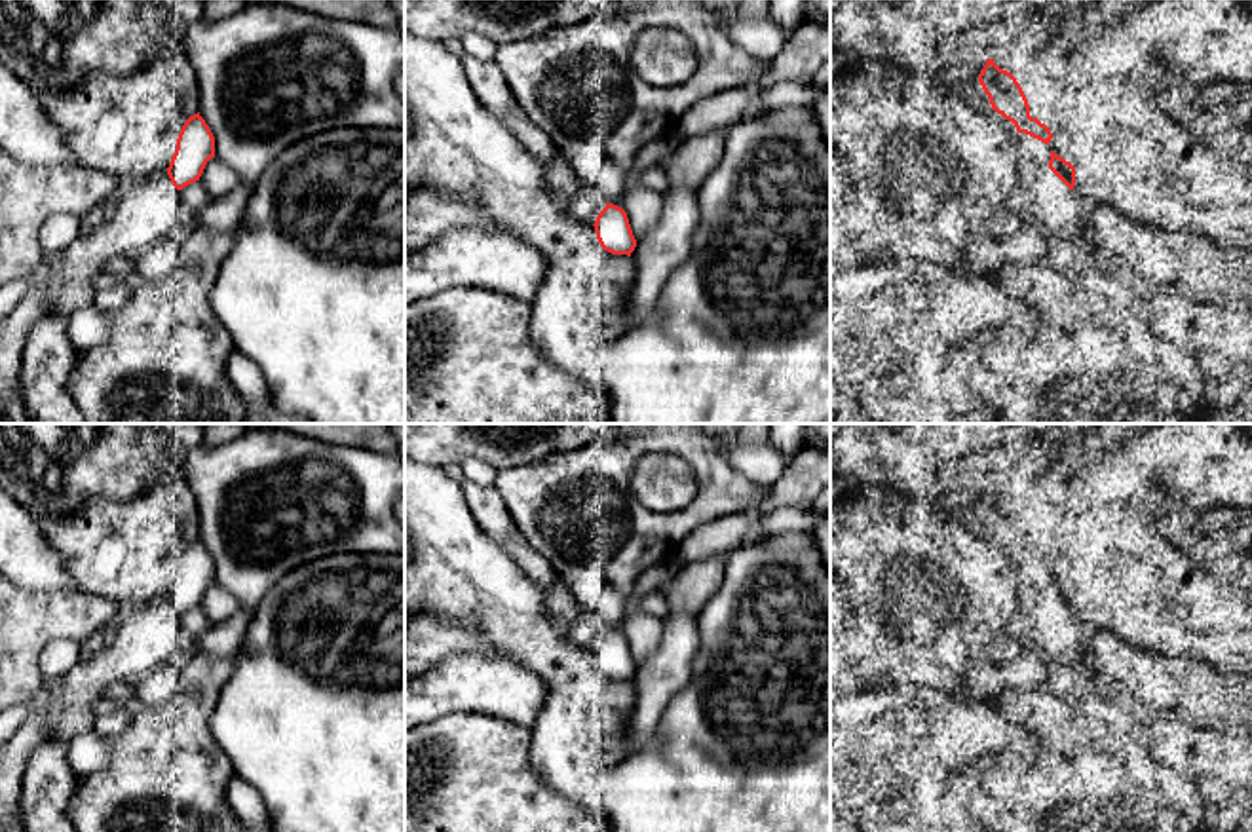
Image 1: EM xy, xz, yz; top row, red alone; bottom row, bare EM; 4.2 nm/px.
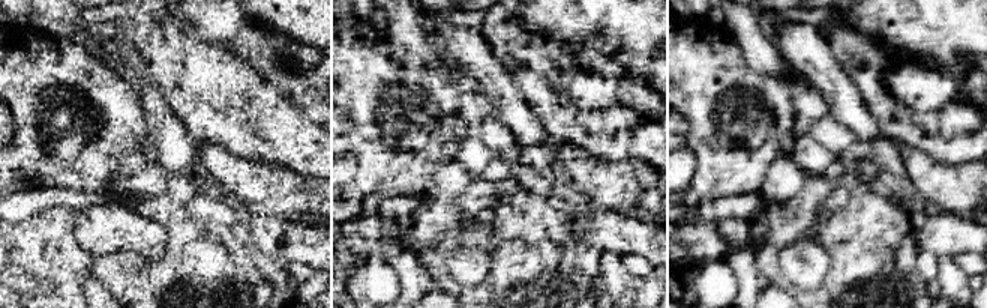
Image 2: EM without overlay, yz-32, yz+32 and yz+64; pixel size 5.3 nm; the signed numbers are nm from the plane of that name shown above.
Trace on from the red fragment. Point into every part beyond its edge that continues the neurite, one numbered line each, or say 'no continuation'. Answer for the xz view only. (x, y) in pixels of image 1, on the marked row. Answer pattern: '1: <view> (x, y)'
1: xz (584, 206)

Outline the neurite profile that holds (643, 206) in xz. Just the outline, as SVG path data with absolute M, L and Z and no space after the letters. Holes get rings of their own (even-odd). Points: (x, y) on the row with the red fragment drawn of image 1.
M642 184L625 194L623 211L636 241L654 230L661 213L661 201L659 192L648 190Z

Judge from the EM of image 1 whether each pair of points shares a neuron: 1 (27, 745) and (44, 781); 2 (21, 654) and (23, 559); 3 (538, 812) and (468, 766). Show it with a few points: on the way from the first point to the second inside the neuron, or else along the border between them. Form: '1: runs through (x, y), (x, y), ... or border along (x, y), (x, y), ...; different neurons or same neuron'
1: border along (42, 739), (25, 764), (19, 796); different neurons
2: border along (19, 586), (27, 591), (69, 589); different neurons
3: runs through (521, 812), (513, 812), (485, 783); same neuron

